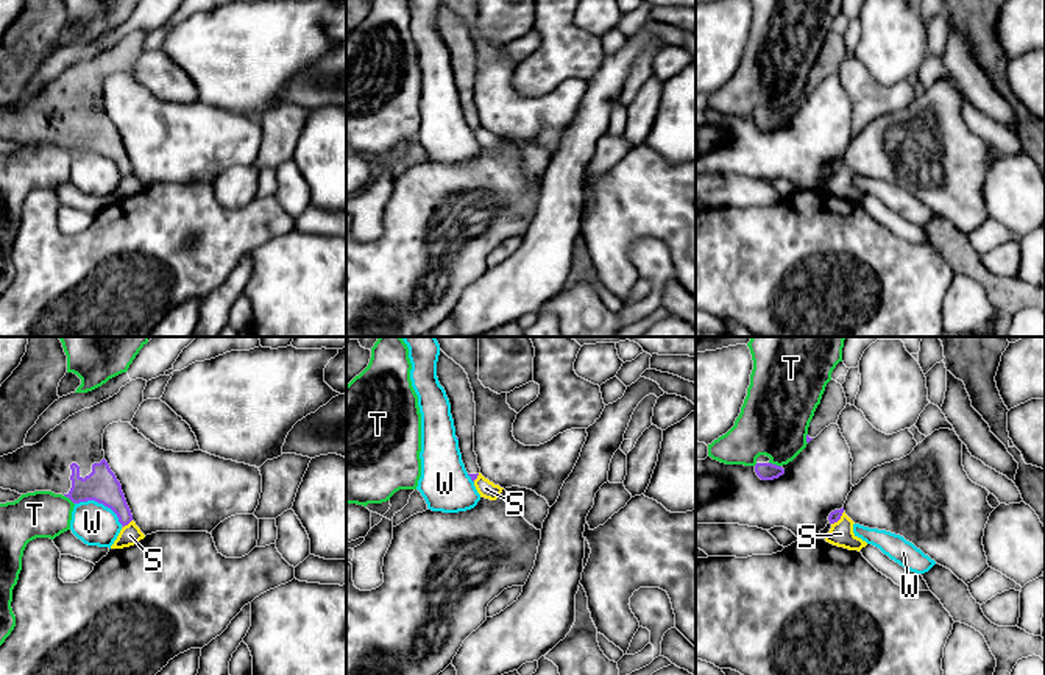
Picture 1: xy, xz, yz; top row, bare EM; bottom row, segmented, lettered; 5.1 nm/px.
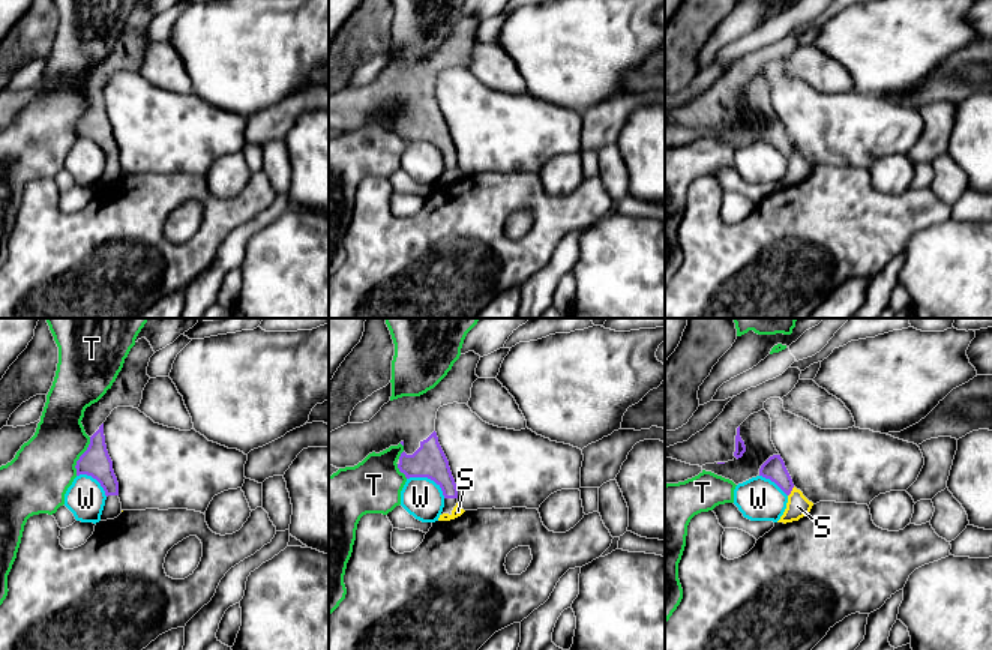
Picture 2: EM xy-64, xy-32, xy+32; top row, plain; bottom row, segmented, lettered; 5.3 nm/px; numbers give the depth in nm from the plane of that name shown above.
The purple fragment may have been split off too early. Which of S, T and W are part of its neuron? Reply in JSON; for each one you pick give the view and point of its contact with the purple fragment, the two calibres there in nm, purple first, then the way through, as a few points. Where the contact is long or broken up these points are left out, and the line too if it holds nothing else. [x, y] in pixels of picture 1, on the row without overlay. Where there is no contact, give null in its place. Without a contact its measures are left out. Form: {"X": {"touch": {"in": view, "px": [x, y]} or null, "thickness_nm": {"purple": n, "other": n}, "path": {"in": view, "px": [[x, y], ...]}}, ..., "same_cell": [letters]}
{"same_cell": []}

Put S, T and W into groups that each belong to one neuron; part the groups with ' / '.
S / T / W

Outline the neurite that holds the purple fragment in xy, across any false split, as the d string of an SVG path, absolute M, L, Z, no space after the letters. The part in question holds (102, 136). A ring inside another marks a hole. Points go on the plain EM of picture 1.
M143 30L131 31L112 48L69 67L39 94L0 108L0 139L19 145L51 142L73 154L95 151L128 176L133 165L104 111L103 84L112 73L133 72L145 37Z

